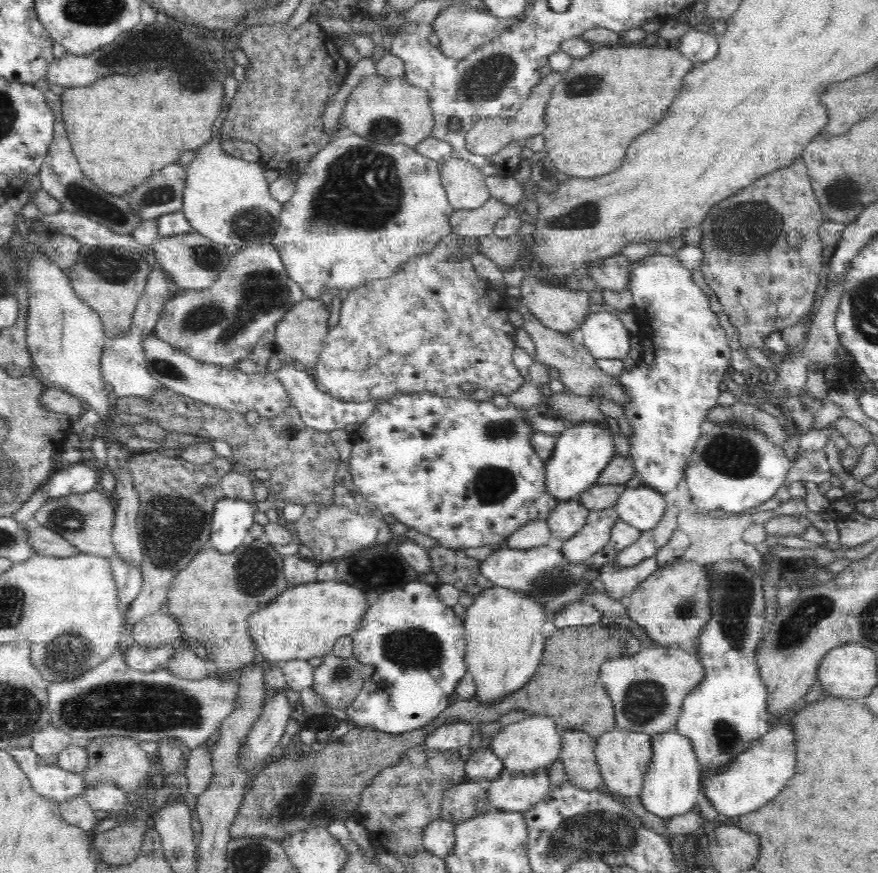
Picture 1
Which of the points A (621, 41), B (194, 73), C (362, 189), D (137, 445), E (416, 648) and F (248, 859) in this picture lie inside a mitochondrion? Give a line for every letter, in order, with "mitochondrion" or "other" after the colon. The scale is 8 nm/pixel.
A: other
B: mitochondrion
C: mitochondrion
D: other
E: mitochondrion
F: mitochondrion

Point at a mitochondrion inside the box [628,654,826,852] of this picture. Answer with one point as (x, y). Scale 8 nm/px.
(725, 736)

